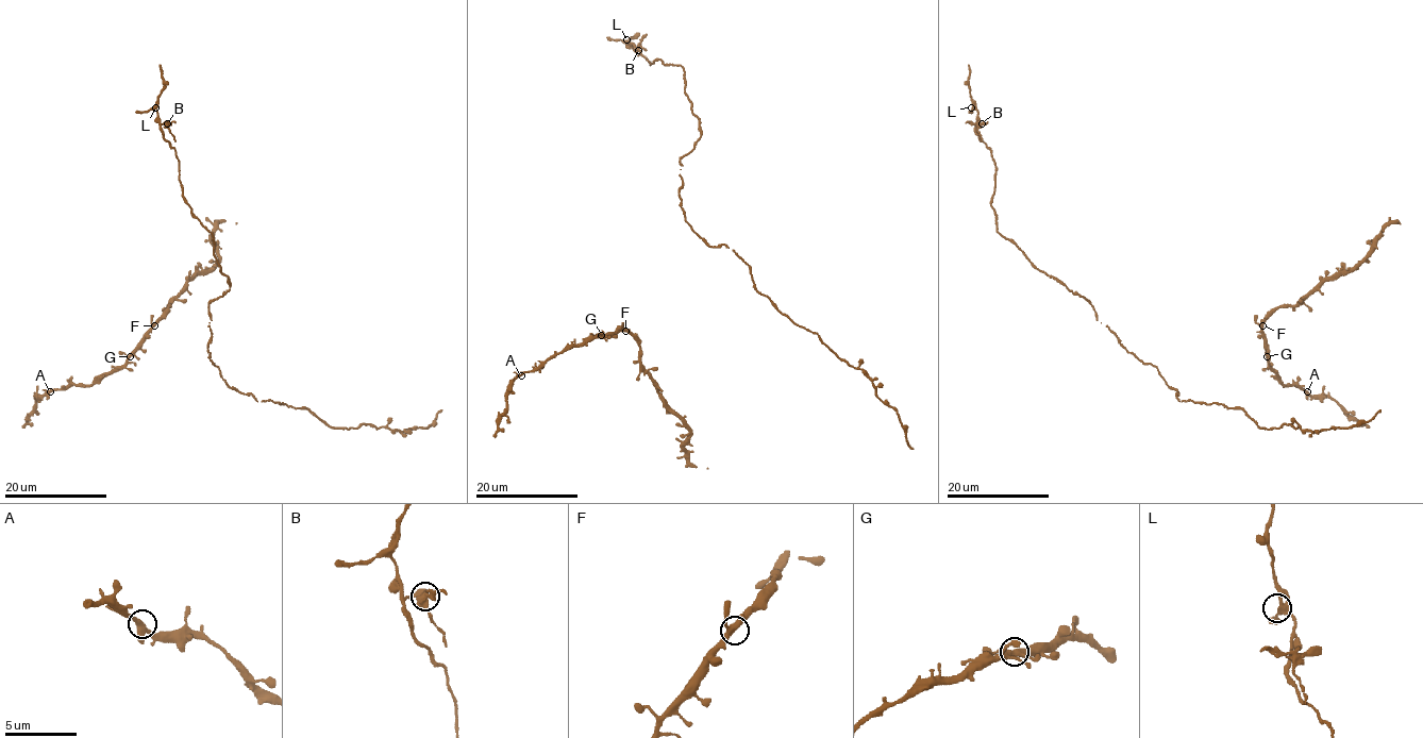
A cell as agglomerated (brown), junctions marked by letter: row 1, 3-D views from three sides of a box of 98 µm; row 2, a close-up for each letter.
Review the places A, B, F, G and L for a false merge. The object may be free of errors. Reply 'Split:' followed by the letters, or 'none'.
Split: B

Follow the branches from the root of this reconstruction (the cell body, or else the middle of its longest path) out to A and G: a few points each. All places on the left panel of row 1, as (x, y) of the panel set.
A: (152, 319), (146, 339), (122, 365), (101, 374), (90, 384), (69, 384), (50, 391)
G: (152, 319), (146, 339), (130, 356)

